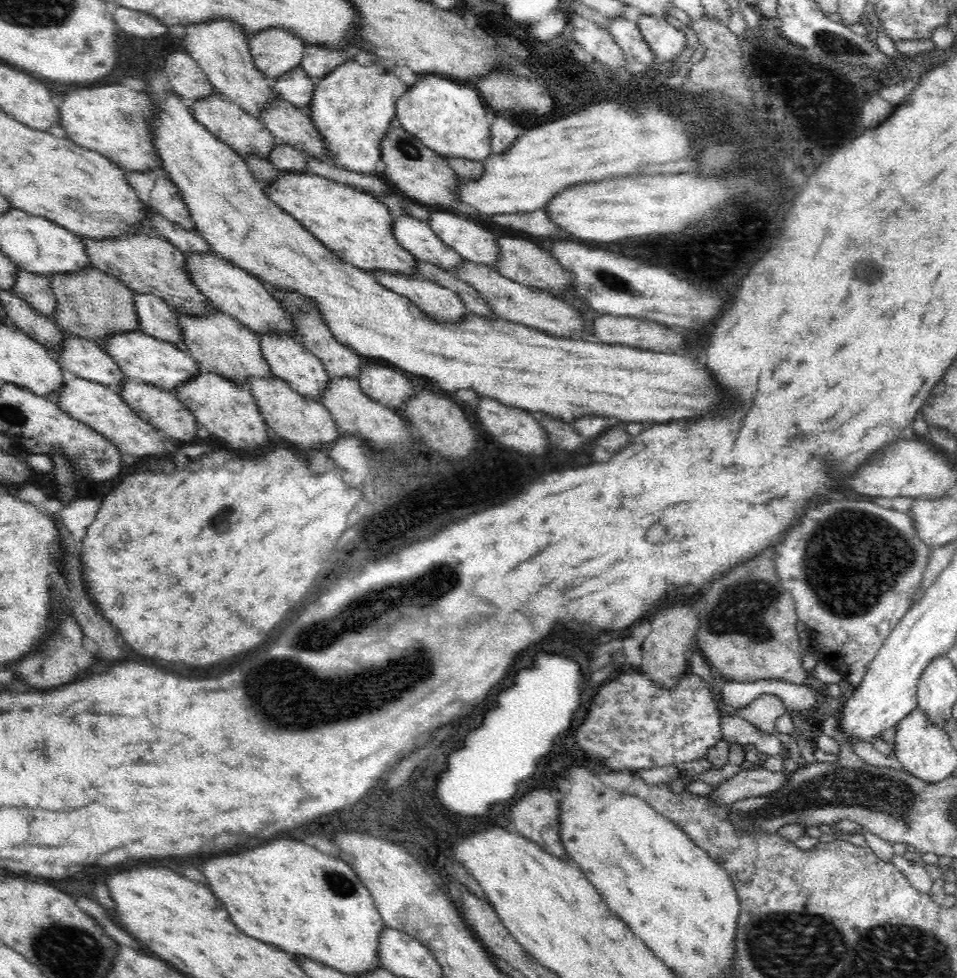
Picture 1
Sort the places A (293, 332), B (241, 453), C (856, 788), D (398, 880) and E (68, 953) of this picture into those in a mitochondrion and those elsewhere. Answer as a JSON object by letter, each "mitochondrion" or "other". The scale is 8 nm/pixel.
{"A":"other","B":"other","C":"mitochondrion","D":"other","E":"mitochondrion"}

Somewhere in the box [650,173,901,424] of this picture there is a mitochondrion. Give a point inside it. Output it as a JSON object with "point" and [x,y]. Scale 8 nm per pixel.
{"point":[754,215]}

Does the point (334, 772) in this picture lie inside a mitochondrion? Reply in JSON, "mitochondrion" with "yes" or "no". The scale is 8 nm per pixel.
{"mitochondrion":"no"}

